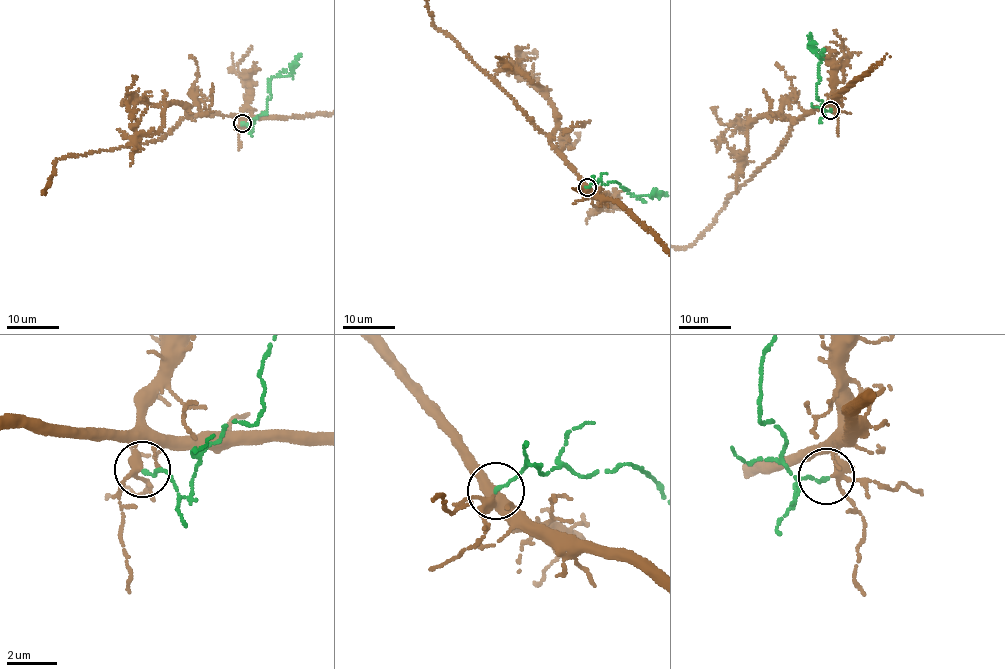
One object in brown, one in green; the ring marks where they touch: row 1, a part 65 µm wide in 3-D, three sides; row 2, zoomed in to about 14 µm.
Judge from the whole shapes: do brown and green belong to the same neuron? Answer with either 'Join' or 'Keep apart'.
Join

